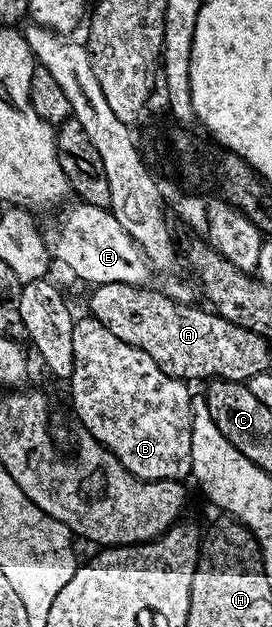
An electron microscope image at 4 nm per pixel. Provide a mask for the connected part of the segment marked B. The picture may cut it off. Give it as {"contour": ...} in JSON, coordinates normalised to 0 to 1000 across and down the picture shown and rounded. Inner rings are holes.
{"contour":[[[331,504],[279,506],[268,523],[268,593],[254,604],[261,641],[301,684],[338,692],[478,756],[551,769],[636,762],[673,766],[702,754],[702,641],[688,635],[691,611],[629,603],[526,558],[430,542],[371,510]]]}

